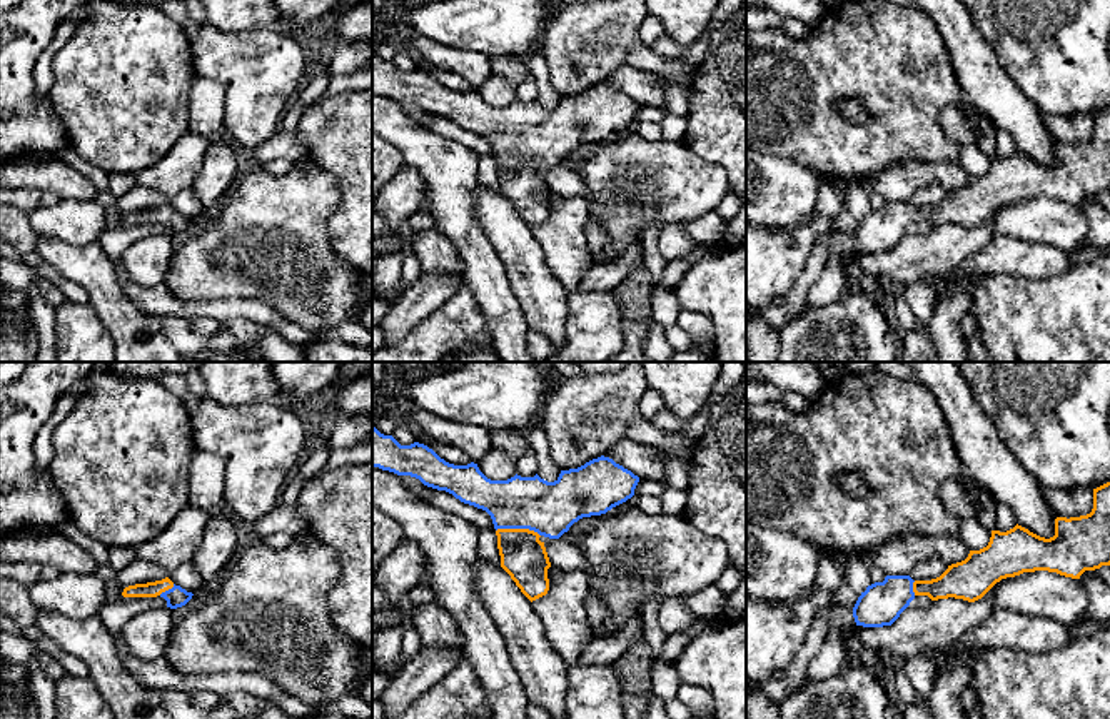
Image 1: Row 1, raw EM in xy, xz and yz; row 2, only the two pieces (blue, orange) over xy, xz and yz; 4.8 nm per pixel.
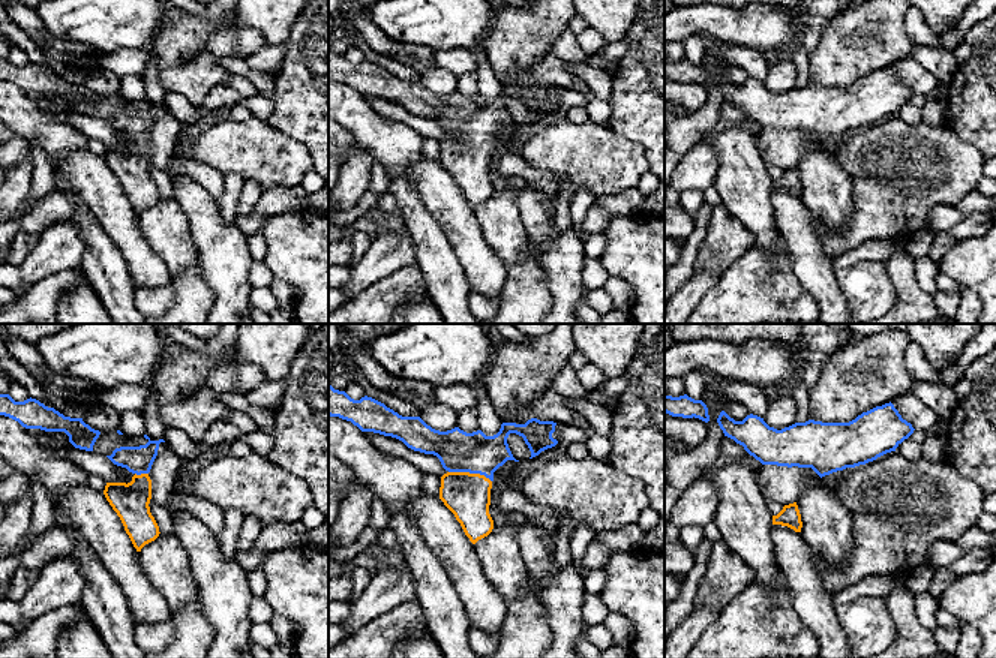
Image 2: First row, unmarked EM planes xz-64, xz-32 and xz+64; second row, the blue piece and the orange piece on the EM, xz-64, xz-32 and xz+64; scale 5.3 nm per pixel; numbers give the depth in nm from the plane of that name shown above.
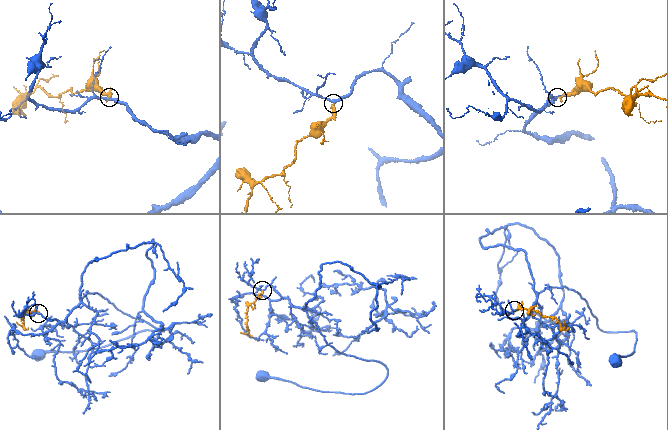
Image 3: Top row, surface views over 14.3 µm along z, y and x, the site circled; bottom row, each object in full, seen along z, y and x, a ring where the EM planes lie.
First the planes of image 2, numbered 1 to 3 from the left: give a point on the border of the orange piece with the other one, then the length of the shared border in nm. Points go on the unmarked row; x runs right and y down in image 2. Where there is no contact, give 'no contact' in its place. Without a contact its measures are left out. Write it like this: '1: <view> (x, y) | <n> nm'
1: xz-64 (141, 137) | 70 nm
2: xz-32 (470, 137) | 240 nm
3: no contact

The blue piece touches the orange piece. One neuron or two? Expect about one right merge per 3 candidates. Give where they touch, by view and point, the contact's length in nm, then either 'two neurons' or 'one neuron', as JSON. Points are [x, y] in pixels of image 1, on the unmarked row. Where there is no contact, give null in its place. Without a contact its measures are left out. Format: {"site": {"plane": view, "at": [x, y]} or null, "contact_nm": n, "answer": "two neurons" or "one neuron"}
{"site": {"plane": "xz", "at": [518, 154]}, "contact_nm": 220, "answer": "one neuron"}

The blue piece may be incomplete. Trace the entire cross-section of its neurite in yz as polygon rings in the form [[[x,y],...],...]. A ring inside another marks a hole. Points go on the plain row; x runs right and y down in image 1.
[[[1110,108],[1093,115],[1093,135],[1080,143],[1057,143],[1055,162],[1040,163],[1022,152],[991,157],[986,173],[931,207],[886,202],[866,214],[853,234],[856,252],[891,252],[916,222],[981,225],[996,209],[1023,199],[1048,197],[1080,205],[1085,197],[1110,192]]]

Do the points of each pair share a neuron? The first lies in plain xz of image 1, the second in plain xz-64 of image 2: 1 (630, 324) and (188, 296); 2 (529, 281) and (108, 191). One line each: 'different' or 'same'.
1: different
2: same

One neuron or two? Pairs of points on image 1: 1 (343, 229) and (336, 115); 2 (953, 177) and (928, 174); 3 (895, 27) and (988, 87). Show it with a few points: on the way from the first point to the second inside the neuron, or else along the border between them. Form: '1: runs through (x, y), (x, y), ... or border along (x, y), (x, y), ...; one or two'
1: runs through (353, 201), (353, 144); one
2: runs through (947, 175), (935, 174); one
3: border along (937, 27), (957, 85), (967, 100); two

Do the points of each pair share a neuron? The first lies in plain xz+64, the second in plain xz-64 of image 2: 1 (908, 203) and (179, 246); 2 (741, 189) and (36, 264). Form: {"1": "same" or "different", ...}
{"1": "different", "2": "different"}

